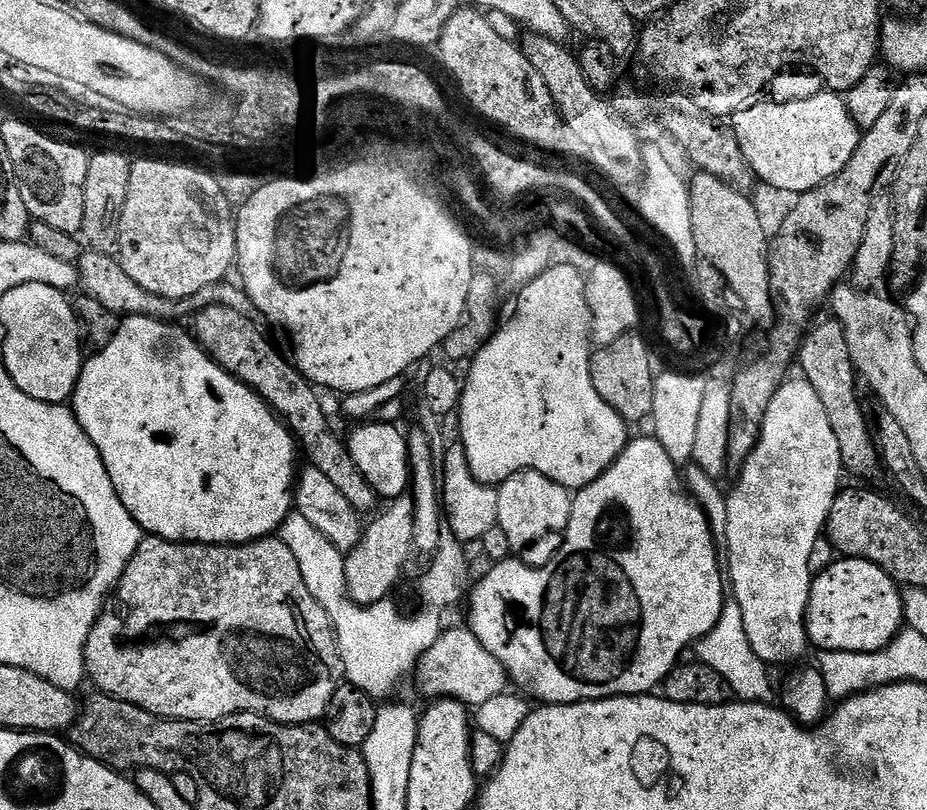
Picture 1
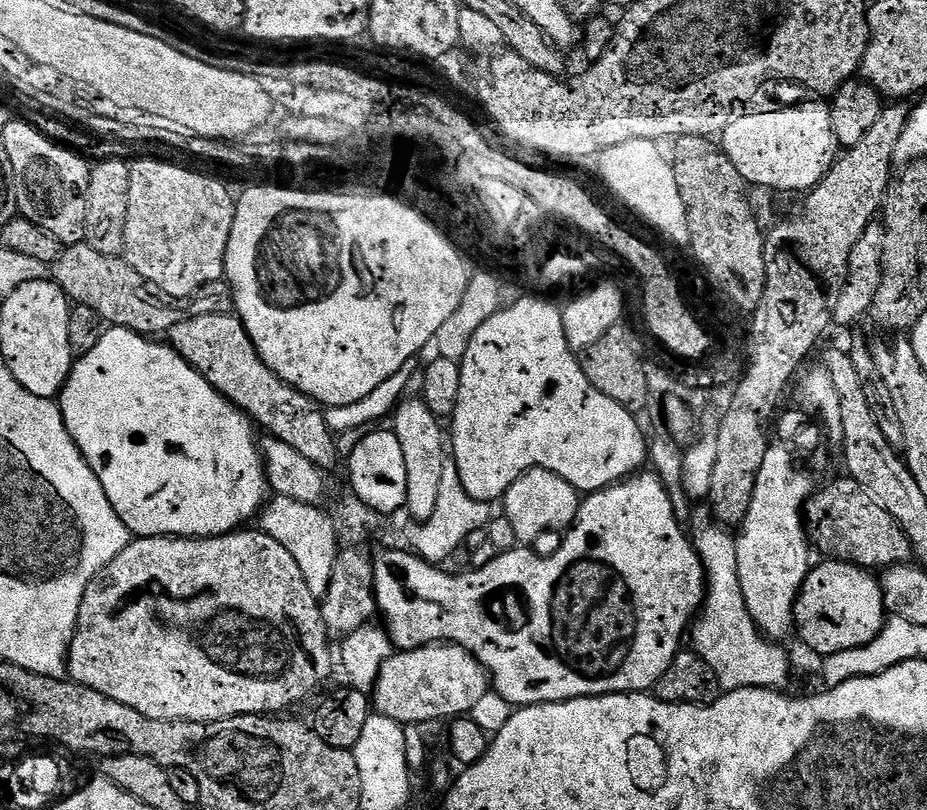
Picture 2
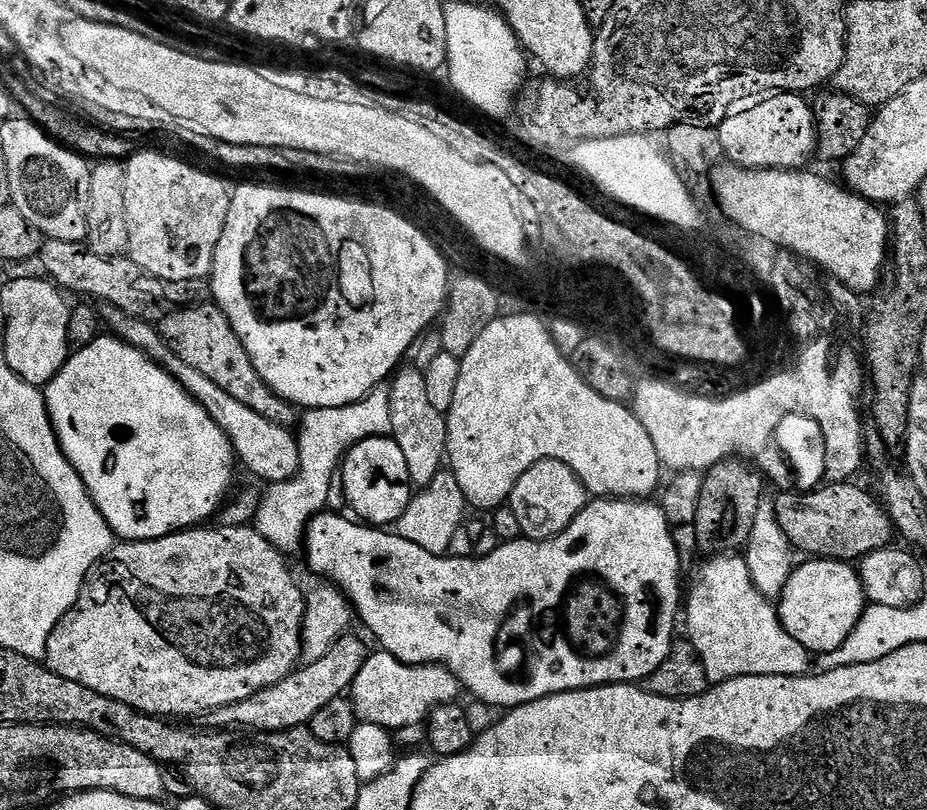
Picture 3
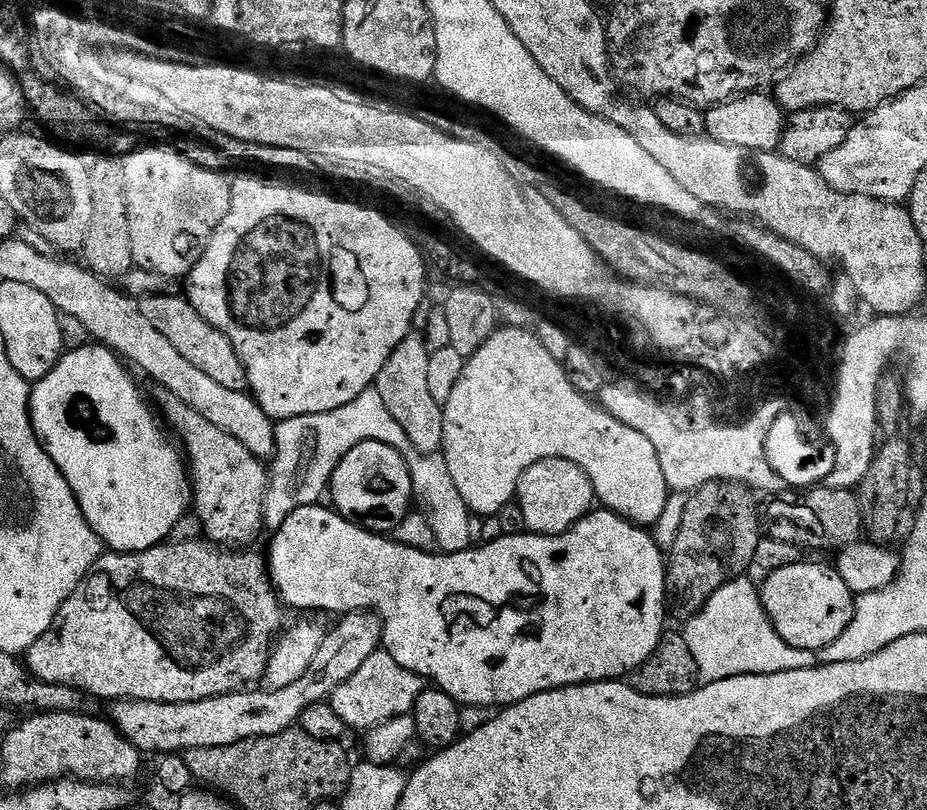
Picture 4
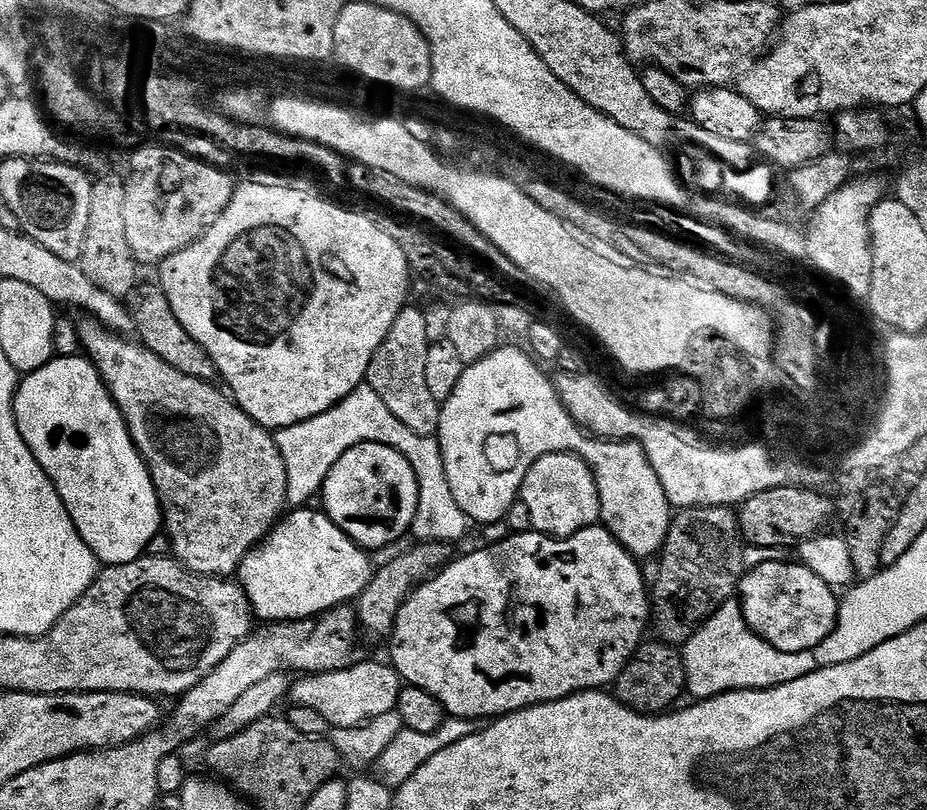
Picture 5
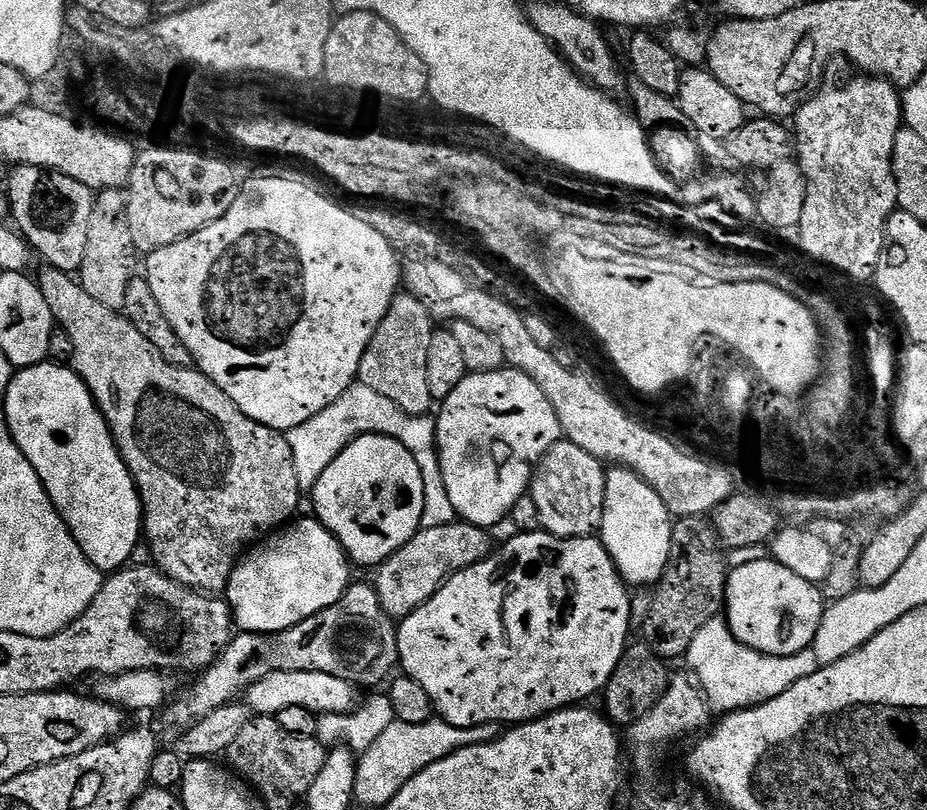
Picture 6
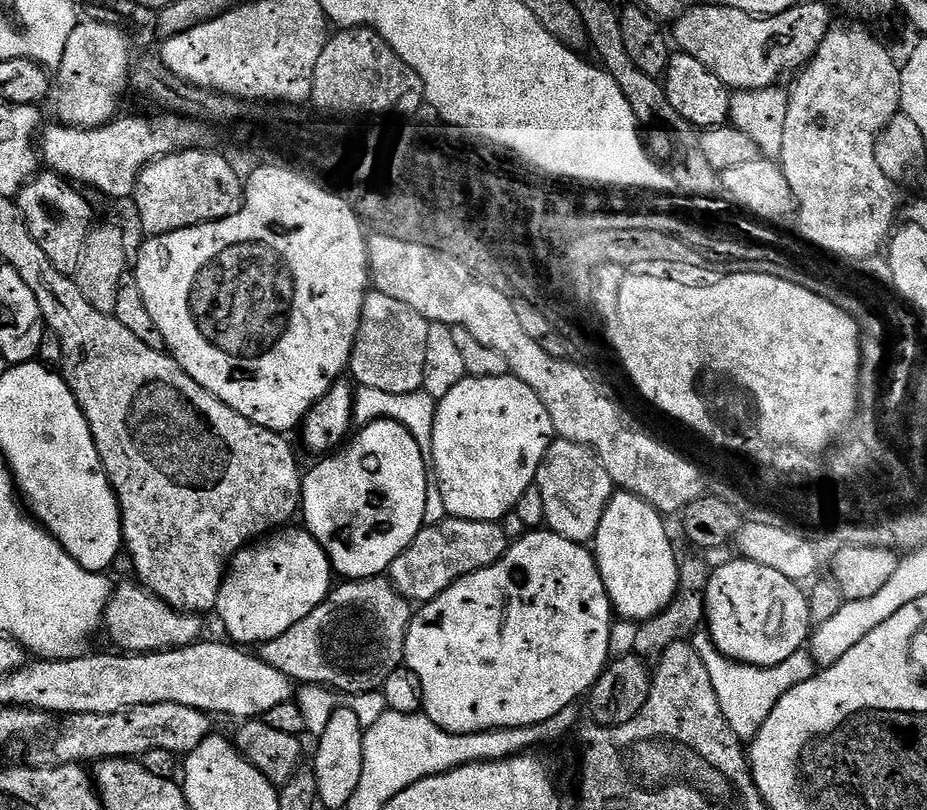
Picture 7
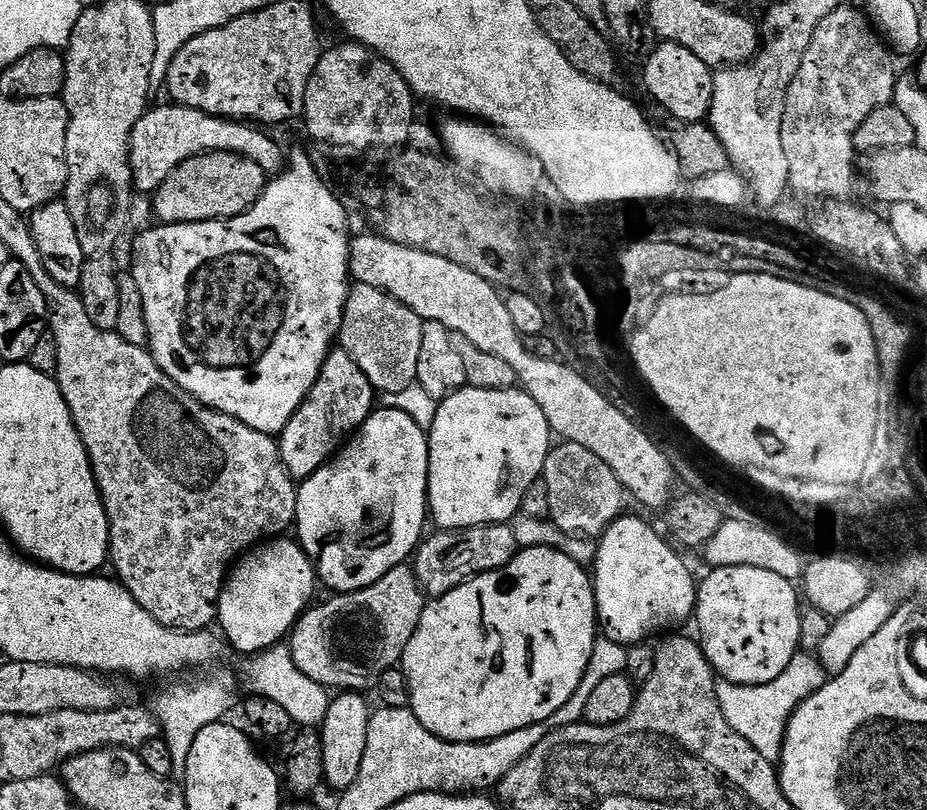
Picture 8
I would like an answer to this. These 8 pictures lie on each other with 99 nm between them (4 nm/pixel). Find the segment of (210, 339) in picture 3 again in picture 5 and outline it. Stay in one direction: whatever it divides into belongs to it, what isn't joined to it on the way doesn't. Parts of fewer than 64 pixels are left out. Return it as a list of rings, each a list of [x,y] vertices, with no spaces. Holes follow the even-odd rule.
[[[137,283],[136,288],[130,290],[126,303],[128,312],[132,315],[135,333],[140,334],[138,338],[144,347],[150,349],[154,354],[158,354],[158,358],[162,358],[162,362],[174,366],[174,370],[178,370],[190,378],[209,382],[217,379],[218,371],[210,354],[186,332],[186,326],[182,326],[182,322],[178,320],[178,314],[174,314],[174,310],[170,310],[170,302],[163,290],[160,289],[159,283]]]

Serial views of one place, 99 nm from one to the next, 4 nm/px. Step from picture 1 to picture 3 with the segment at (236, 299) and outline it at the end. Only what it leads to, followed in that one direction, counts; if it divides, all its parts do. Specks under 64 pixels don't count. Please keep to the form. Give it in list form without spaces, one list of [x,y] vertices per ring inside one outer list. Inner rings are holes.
[[[45,239],[40,248],[38,264],[44,267],[43,275],[65,293],[97,296],[98,299],[105,300],[103,303],[107,307],[122,310],[139,320],[159,322],[166,315],[164,299],[167,298],[169,289],[165,281],[146,275],[133,260],[124,256],[99,256],[83,243],[71,244]]]

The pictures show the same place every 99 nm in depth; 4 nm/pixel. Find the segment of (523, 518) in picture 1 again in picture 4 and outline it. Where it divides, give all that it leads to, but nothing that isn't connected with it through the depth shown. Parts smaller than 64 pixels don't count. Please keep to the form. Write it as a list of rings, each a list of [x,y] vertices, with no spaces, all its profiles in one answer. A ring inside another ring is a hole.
[[[546,458],[526,474],[522,474],[516,491],[522,514],[526,518],[528,532],[537,536],[560,536],[569,532],[594,508],[594,493],[590,478],[574,462],[562,458]]]

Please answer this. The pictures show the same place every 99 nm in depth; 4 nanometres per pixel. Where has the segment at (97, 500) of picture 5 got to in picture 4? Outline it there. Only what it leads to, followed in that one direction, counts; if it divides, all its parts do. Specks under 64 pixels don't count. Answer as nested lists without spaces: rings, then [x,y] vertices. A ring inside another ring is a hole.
[[[93,342],[82,350],[65,351],[54,370],[30,388],[32,428],[40,444],[50,454],[54,466],[62,470],[66,482],[70,482],[70,490],[74,490],[74,498],[88,525],[113,552],[141,552],[165,543],[184,511],[189,511],[192,499],[185,457],[171,439],[164,437],[165,429],[153,405],[144,401],[131,374],[116,353]]]

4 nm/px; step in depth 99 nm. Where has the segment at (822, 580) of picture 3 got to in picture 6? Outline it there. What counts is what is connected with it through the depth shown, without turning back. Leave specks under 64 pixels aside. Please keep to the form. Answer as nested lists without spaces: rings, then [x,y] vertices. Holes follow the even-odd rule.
[[[771,558],[765,560],[748,560],[731,569],[726,582],[723,615],[728,621],[728,628],[750,650],[758,650],[771,656],[789,656],[811,649],[818,634],[818,626],[824,617],[826,601],[823,591],[817,585],[806,582],[794,570],[786,570],[779,562]]]

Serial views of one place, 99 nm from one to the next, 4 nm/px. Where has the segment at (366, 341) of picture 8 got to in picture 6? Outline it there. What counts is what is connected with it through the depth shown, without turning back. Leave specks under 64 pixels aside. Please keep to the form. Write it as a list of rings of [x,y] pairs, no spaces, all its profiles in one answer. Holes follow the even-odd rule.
[[[407,290],[401,291],[392,300],[370,346],[366,346],[366,354],[362,354],[359,383],[370,386],[370,390],[378,390],[382,398],[390,398],[394,406],[406,410],[408,414],[429,415],[434,401],[426,379],[426,361],[433,331],[434,319],[422,301]]]

